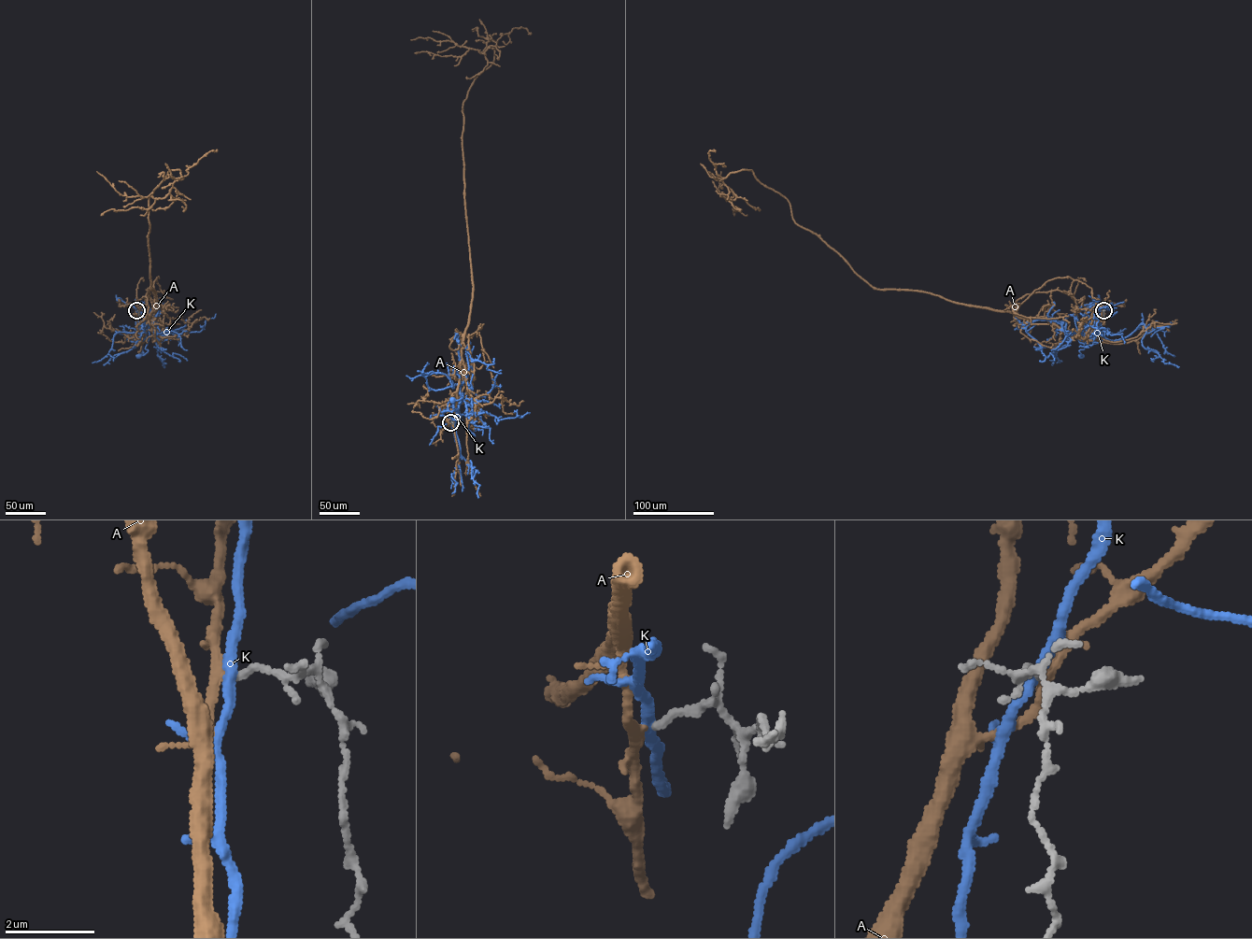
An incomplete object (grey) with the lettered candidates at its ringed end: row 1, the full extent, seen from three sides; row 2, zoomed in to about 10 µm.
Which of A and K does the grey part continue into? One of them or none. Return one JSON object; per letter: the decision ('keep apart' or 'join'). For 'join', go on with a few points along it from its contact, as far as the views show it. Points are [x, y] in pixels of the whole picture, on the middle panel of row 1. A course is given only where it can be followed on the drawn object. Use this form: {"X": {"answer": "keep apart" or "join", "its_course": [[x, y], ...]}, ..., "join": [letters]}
{"A": {"answer": "join", "its_course": [[450, 422], [473, 289], [462, 103], [493, 62], [496, 42], [489, 41], [479, 52], [448, 40], [410, 39]]}, "K": {"answer": "keep apart"}, "join": ["A"]}

